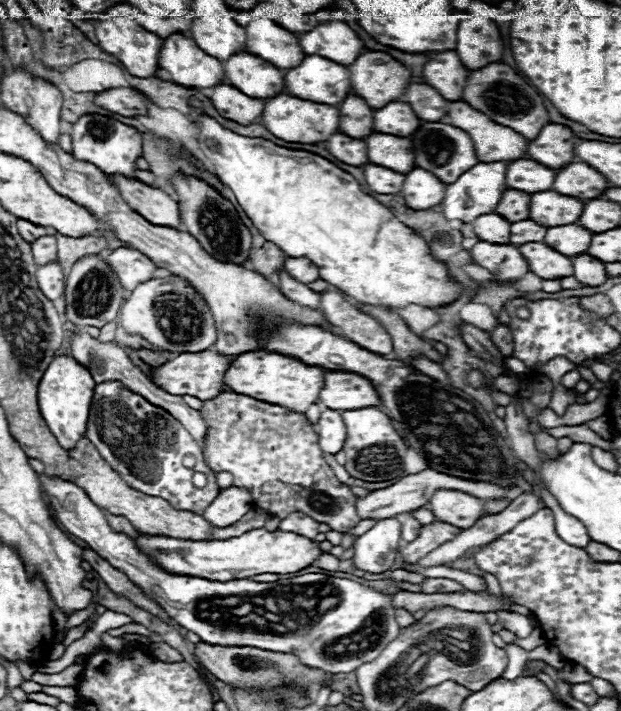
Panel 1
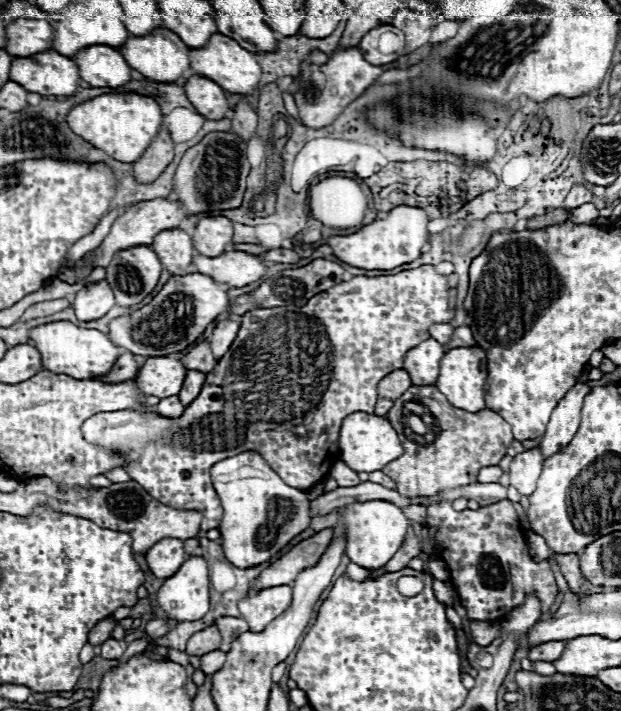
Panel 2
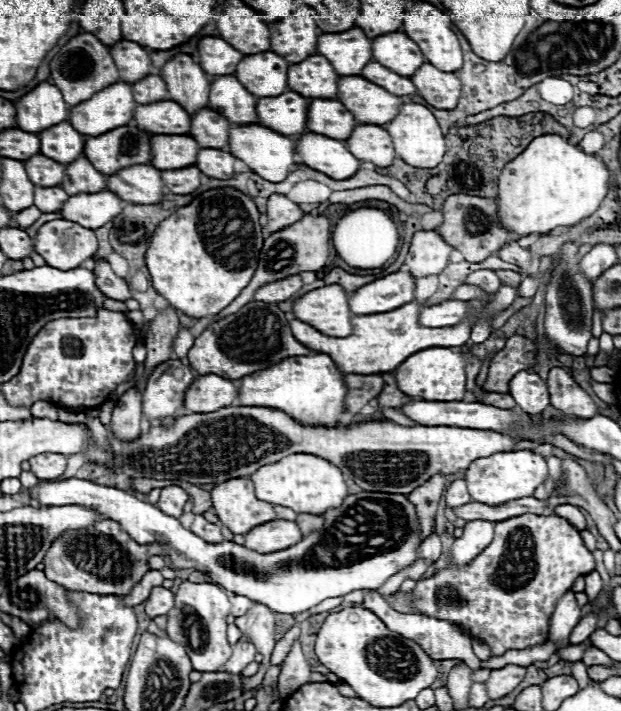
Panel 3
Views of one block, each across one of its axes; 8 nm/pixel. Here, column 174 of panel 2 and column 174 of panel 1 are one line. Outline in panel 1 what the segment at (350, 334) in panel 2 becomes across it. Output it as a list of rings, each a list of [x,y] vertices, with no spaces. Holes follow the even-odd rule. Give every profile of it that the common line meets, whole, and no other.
[[[108,380],[94,386],[86,438],[96,446],[100,456],[122,476],[122,480],[130,484],[130,488],[140,490],[148,496],[160,496],[178,510],[190,510],[202,516],[204,510],[220,494],[216,474],[204,462],[198,442],[182,428],[182,424],[166,410],[150,404],[136,392],[130,392],[124,384],[118,384],[118,380]],[[188,454],[196,458],[196,464],[192,468],[184,466],[184,456]],[[196,472],[206,474],[208,484],[204,488],[194,486],[192,478]]]

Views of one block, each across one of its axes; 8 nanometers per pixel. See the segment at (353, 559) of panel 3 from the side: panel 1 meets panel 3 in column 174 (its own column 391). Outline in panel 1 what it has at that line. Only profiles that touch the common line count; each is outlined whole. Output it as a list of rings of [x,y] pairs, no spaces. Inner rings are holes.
[[[396,518],[378,520],[378,524],[374,528],[370,528],[368,532],[364,532],[362,536],[356,538],[356,542],[352,546],[354,548],[354,556],[352,556],[354,566],[364,572],[372,572],[372,574],[386,572],[396,562],[398,546],[400,546],[398,520]]]

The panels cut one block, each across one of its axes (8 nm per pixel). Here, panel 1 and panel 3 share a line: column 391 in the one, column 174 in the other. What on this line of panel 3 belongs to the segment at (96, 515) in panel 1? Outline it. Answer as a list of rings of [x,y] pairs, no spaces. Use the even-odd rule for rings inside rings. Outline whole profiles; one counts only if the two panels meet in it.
[[[182,582],[176,596],[174,608],[166,614],[168,616],[168,638],[184,644],[194,670],[198,672],[218,672],[226,660],[232,656],[232,646],[226,640],[226,618],[230,614],[230,600],[218,584],[194,584]]]

